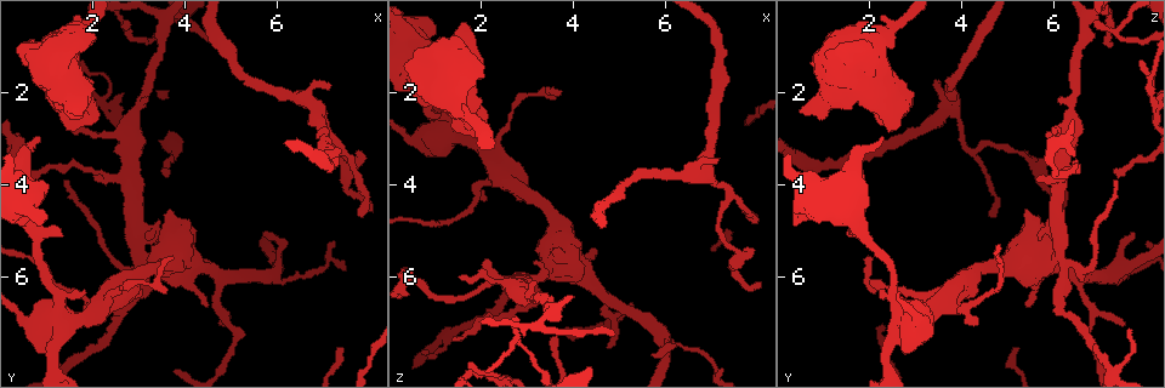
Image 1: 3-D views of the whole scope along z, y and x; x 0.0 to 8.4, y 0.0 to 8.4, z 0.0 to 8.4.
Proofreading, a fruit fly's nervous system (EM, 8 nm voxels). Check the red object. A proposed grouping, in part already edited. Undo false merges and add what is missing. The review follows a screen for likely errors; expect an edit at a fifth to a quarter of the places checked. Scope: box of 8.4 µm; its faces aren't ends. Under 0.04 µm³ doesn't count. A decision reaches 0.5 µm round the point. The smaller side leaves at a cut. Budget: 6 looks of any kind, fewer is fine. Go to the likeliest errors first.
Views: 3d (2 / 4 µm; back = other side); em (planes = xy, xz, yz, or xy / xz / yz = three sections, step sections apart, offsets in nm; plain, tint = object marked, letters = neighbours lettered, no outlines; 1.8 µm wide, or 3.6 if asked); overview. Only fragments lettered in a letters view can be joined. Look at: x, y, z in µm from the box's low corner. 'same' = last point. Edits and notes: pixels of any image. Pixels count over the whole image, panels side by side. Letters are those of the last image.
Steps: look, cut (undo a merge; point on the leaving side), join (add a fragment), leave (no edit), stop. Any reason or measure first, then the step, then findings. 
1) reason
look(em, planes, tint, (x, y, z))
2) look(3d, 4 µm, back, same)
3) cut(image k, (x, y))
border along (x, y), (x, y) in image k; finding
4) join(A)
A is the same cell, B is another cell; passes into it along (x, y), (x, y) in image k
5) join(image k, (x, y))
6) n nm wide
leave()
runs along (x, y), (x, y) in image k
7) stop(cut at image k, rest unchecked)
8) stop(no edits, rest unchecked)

thick turns thin
look(em, 3.6 µm, yz, step 16, tint, (1.20, 1.20, 1.80))

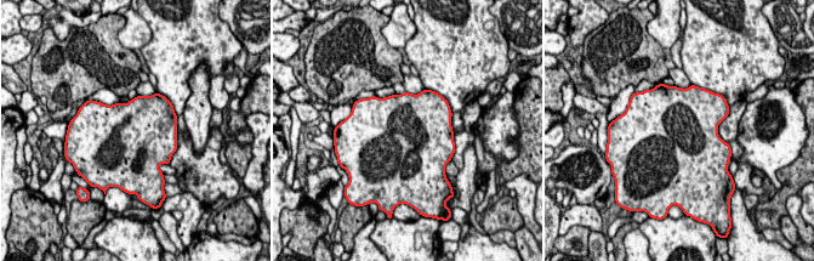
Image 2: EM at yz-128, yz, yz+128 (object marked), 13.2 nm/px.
what lies round it
look(em, 3.6 µm, yz, step 16, letters, same)

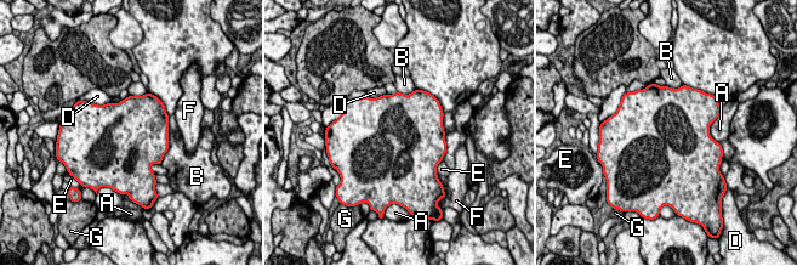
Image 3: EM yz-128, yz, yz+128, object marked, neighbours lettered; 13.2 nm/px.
leave()
A, B, D, E, F and G are other cells; border along (121, 100), (110, 102) in image 3; one neuron here

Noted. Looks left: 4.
an open end
look(em, planes, letters, (3.70, 4.50, 5.35))

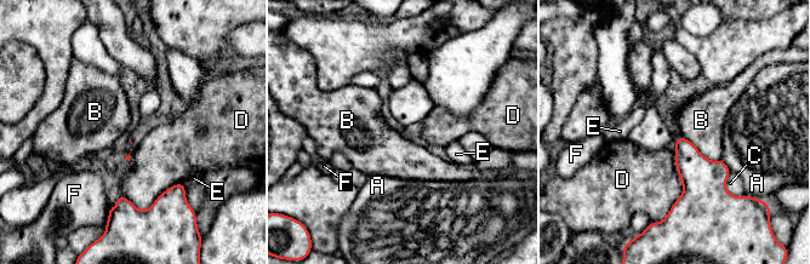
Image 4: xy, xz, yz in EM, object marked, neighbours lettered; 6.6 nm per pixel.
leave()
A, B, C, D, E and F are other cells; border along (682, 136), (707, 158), (720, 160) in image 4; none of them fits

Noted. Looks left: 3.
tapers out
look(em, planes, letters, (0.75, 7.15, 7.60))

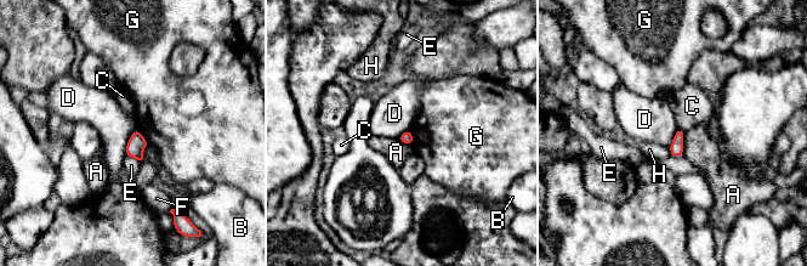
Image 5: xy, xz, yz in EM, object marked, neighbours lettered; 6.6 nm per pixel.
leave()
A, B, C, D, E, F, G and H are other cells; border along (136, 128), (128, 141), (125, 156) in image 5; no lettered fragment goes on from it

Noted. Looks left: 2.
stop(no edits, rest unchecked)

